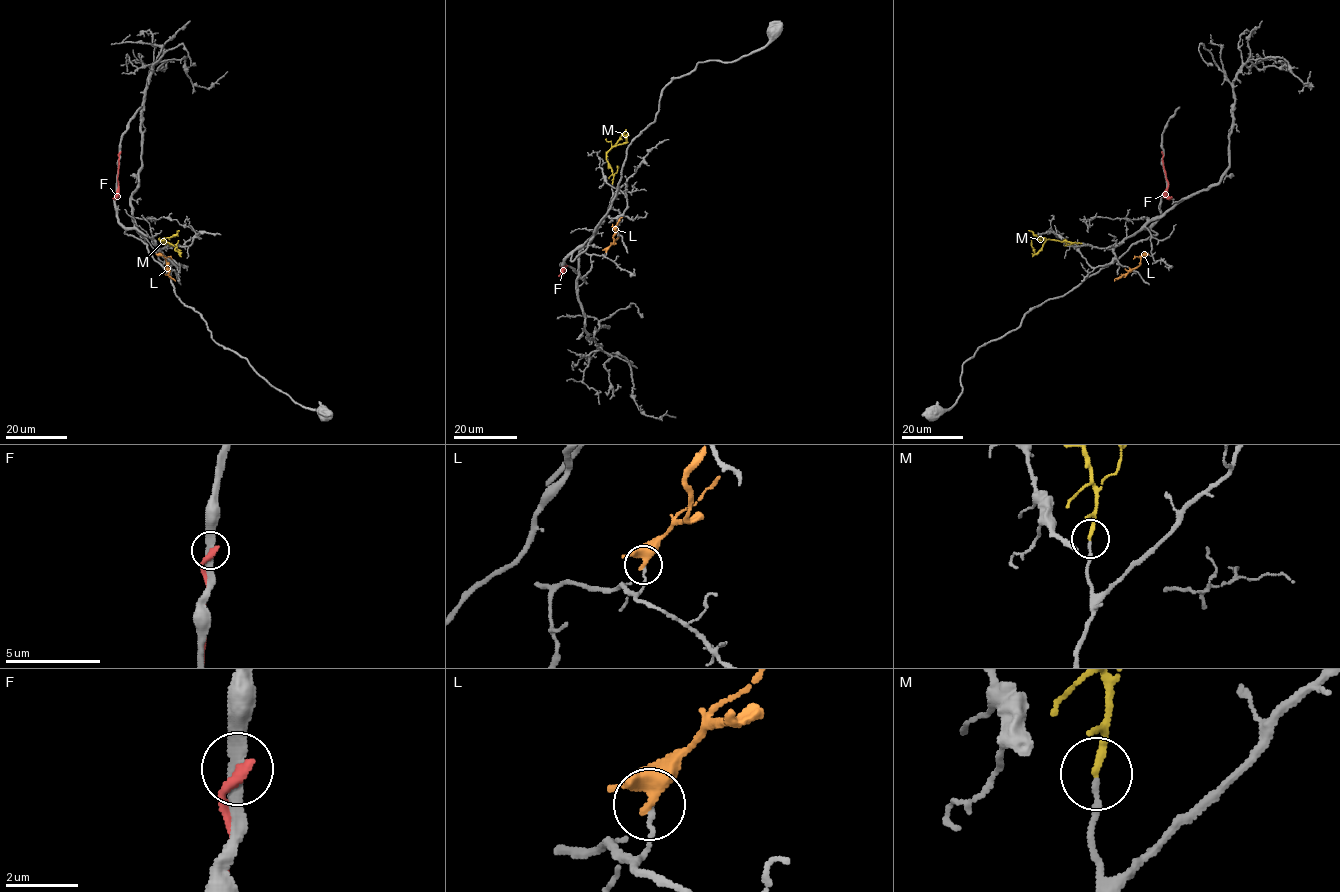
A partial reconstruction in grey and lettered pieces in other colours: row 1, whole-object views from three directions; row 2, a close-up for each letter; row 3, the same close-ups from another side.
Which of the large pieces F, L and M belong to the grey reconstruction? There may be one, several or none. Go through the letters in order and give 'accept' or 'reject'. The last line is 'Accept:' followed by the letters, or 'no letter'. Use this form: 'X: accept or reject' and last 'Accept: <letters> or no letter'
F: reject
L: reject
M: accept
Accept: M

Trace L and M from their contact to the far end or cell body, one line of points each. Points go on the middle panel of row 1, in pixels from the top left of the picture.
L: (606, 251), (613, 244), (615, 226), (622, 217)
M: (612, 183), (613, 174), (606, 153), (623, 144), (627, 137), (622, 134), (626, 132)

